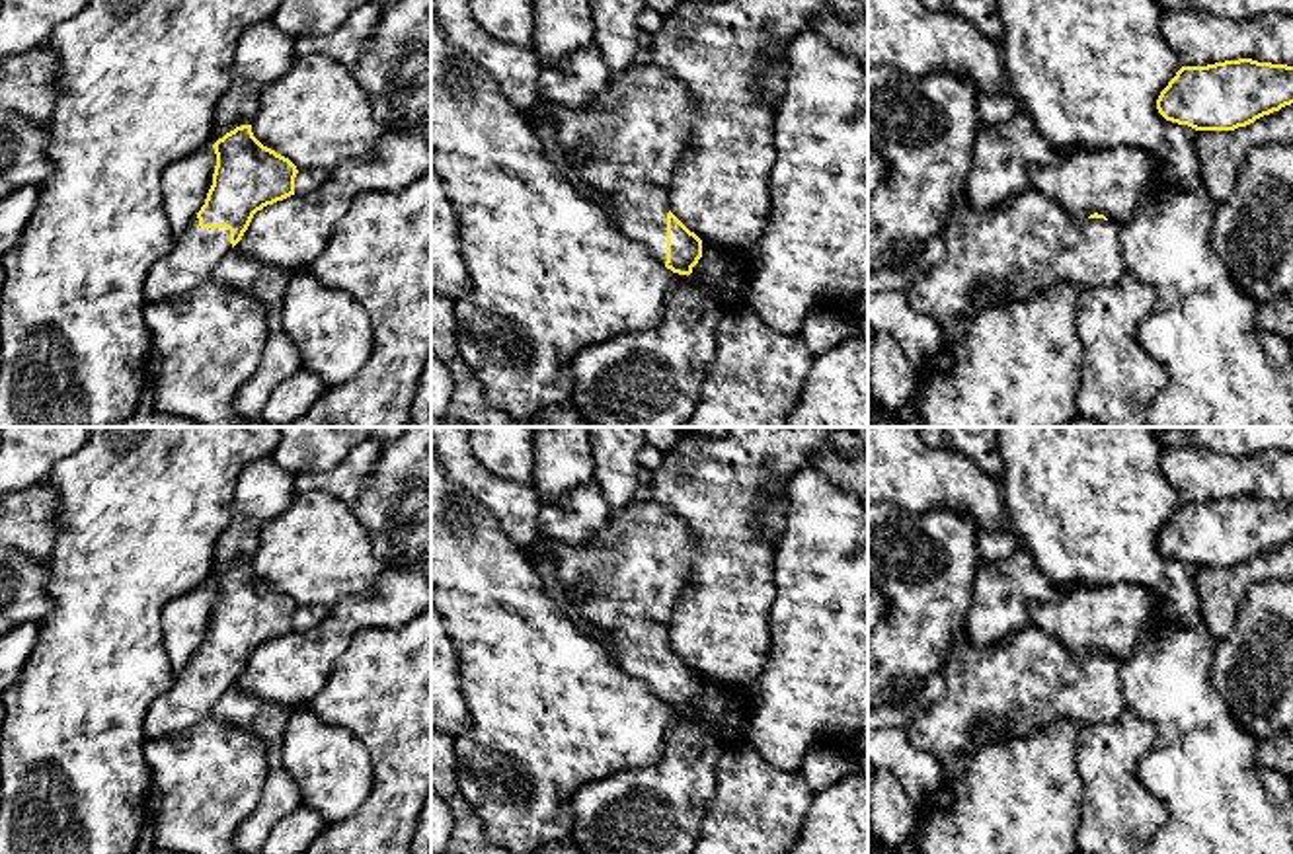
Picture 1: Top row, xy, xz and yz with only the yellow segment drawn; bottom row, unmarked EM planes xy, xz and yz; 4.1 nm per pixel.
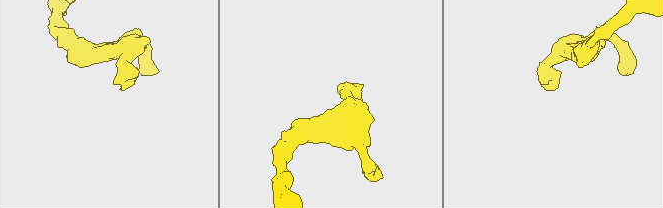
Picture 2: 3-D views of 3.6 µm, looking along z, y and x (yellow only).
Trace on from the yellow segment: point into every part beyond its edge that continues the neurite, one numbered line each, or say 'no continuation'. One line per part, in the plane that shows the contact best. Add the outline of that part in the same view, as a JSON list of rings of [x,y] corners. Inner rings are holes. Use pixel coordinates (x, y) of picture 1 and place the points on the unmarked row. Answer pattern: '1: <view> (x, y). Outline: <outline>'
1: xy (195, 691). Outline: [[[195,653],[176,682],[148,708],[146,739],[176,735],[211,718],[215,704],[232,688],[228,665],[201,665]]]

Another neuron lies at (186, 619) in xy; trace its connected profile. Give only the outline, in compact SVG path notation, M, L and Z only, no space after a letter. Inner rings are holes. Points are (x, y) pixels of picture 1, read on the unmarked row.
M213 583L199 585L170 601L162 610L162 641L172 671L177 675L205 641L213 622L216 591Z

